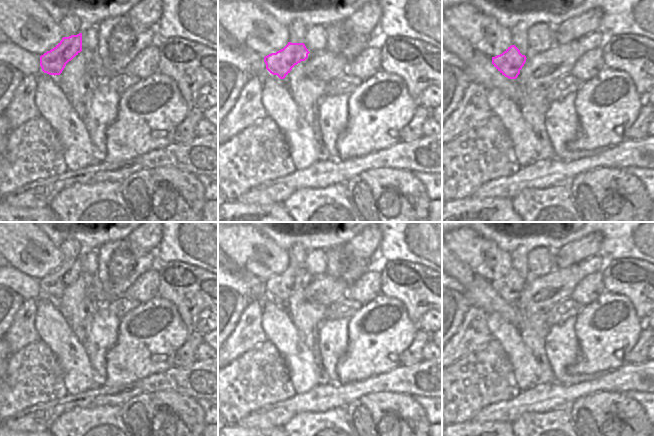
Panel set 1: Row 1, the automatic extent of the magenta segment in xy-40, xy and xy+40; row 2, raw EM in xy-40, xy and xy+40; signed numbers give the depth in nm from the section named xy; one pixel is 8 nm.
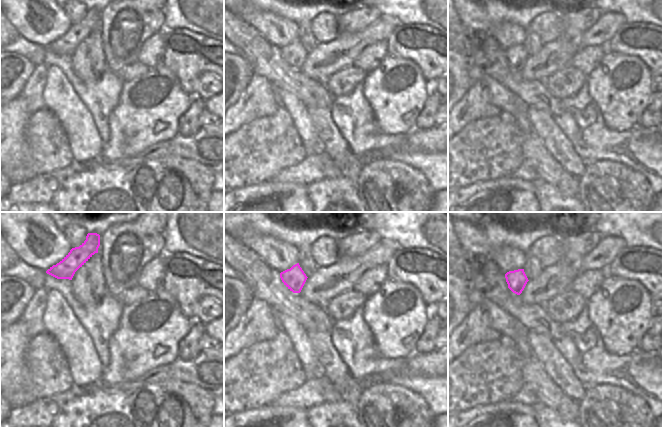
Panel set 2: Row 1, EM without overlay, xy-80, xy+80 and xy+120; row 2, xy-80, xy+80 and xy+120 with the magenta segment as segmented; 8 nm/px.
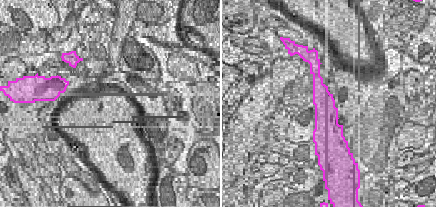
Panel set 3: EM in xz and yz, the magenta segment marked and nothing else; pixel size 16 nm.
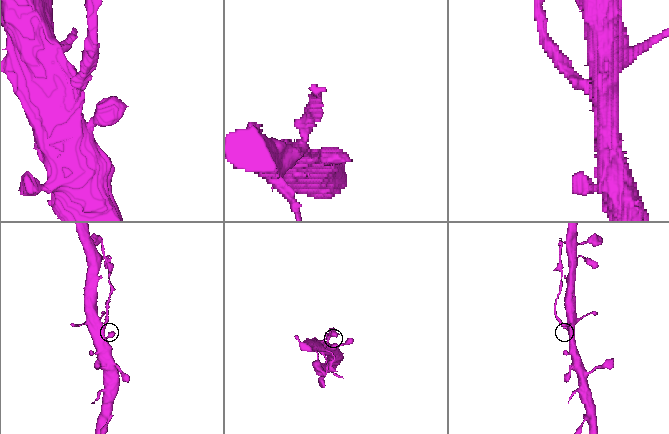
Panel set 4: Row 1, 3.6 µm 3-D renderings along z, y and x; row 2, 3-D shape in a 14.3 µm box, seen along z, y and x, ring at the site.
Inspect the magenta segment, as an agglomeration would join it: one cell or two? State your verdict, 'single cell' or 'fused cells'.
fused cells

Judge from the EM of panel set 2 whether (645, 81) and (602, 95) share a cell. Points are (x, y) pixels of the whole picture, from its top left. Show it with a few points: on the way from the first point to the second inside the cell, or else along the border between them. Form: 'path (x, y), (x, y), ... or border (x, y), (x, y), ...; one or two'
path (634, 89), (613, 92); one

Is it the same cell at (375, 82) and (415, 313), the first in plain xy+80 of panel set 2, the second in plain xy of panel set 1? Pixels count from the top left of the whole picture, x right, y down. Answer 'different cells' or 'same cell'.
different cells

